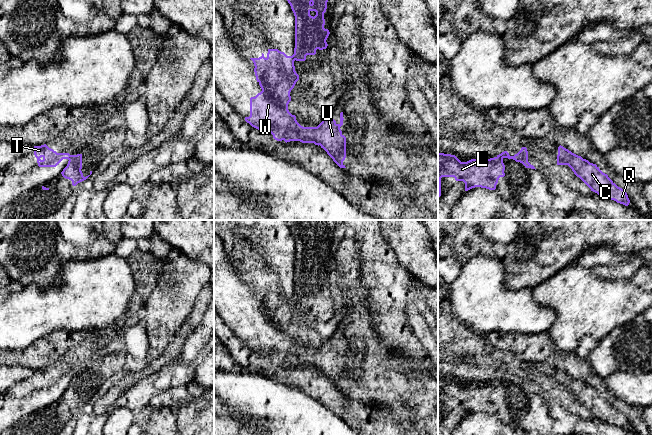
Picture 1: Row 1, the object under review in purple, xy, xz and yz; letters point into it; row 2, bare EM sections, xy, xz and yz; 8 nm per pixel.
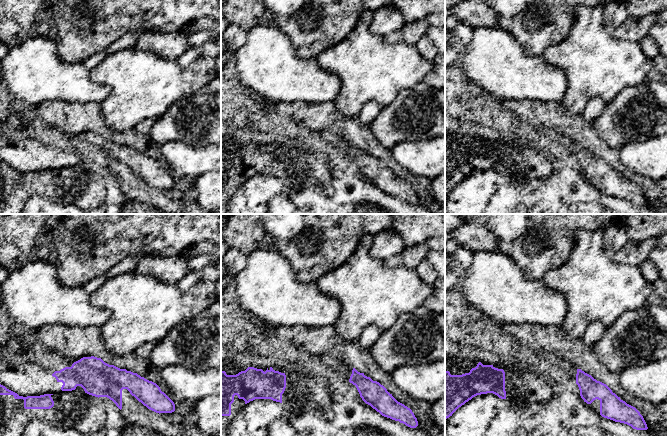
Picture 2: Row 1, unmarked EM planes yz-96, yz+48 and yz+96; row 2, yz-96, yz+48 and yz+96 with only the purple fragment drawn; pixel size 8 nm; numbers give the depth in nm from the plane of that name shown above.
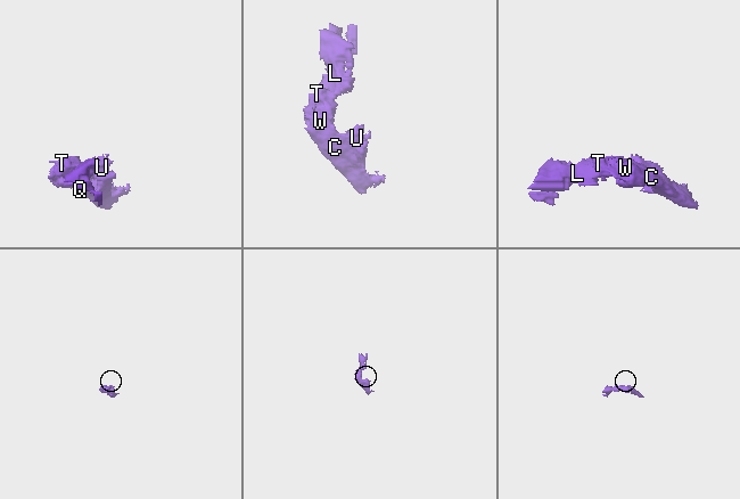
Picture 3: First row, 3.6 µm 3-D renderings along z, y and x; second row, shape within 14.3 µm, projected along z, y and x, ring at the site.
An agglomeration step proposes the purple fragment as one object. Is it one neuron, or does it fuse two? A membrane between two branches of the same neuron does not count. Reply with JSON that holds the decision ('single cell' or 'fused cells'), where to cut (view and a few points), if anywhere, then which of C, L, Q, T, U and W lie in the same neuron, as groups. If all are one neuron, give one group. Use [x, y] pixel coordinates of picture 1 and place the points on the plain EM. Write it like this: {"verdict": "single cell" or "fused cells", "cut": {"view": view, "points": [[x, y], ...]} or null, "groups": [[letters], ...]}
{"verdict": "fused cells", "cut": {"view": "yz", "points": [[497, 379], [502, 383]]}, "groups": [["C", "Q", "T", "U", "W"], ["L"]]}

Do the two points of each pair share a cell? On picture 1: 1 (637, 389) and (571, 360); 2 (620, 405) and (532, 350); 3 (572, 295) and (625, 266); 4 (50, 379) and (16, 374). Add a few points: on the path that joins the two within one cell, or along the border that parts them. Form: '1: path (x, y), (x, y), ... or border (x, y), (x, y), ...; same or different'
1: border (604, 379), (606, 384); different
2: path (598, 384), (571, 363), (554, 361); same
3: border (590, 268), (594, 274), (602, 278), (627, 278); different
4: path (42, 375), (24, 374); same

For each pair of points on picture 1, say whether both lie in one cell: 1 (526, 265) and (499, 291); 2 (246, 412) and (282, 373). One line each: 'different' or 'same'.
1: different
2: different

